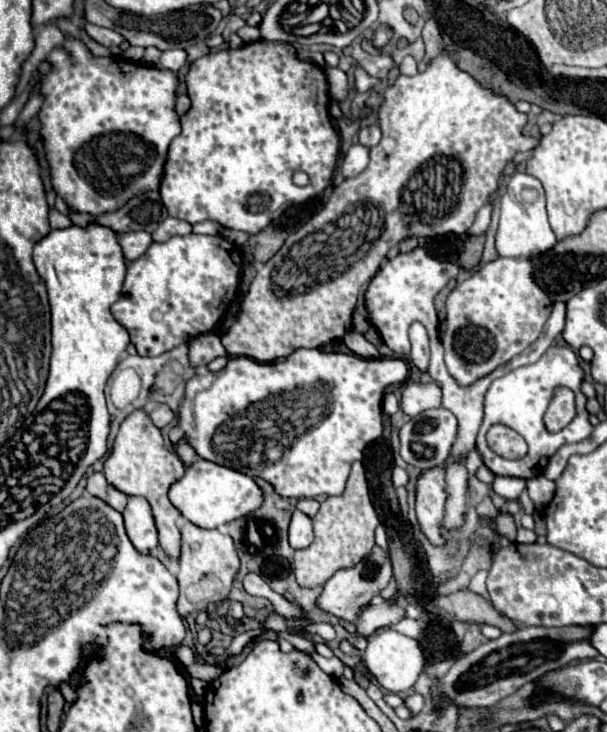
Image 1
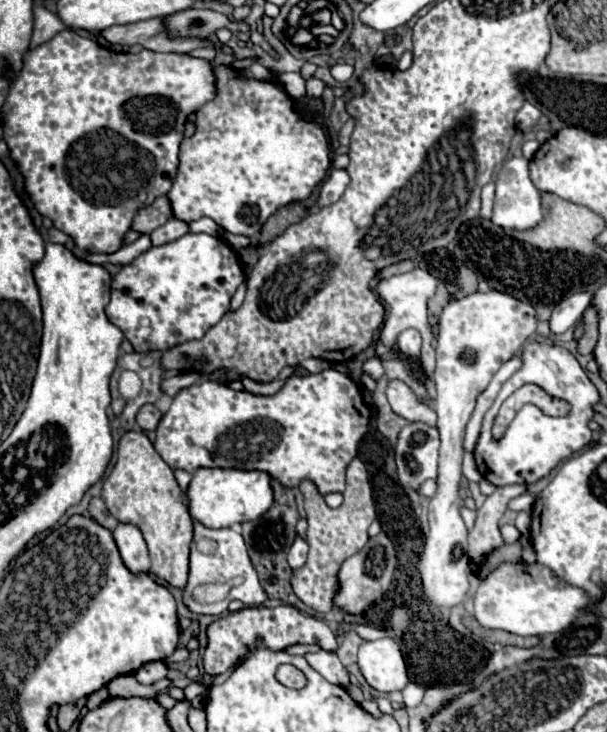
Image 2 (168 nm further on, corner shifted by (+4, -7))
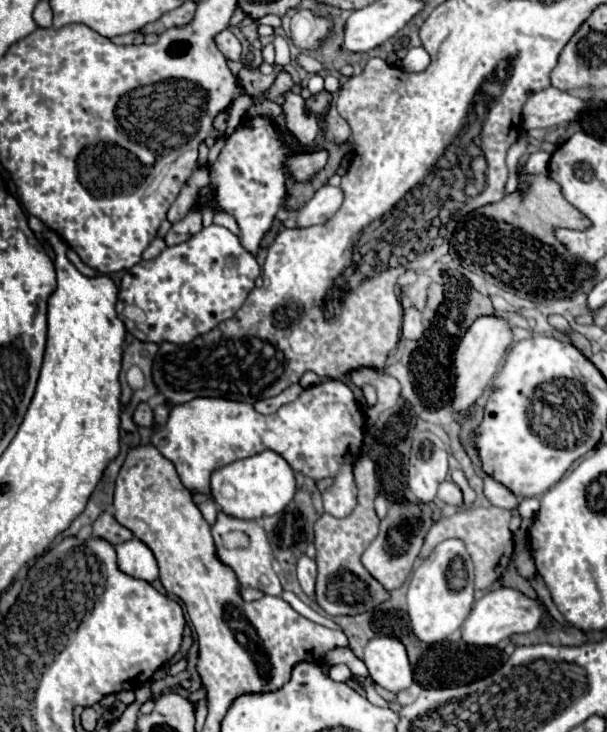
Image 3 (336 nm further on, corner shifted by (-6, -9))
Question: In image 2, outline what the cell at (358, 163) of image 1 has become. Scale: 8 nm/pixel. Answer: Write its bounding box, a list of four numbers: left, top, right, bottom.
[318,169,350,207]

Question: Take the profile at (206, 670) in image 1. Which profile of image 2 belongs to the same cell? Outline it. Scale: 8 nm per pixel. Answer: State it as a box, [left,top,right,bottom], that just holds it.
[106,675,170,697]

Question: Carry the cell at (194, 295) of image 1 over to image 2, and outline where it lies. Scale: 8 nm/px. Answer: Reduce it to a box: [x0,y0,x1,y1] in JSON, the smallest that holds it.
[106,233,242,351]

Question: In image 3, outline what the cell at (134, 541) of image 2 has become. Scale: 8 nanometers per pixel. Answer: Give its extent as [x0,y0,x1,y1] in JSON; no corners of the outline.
[116,539,158,583]

